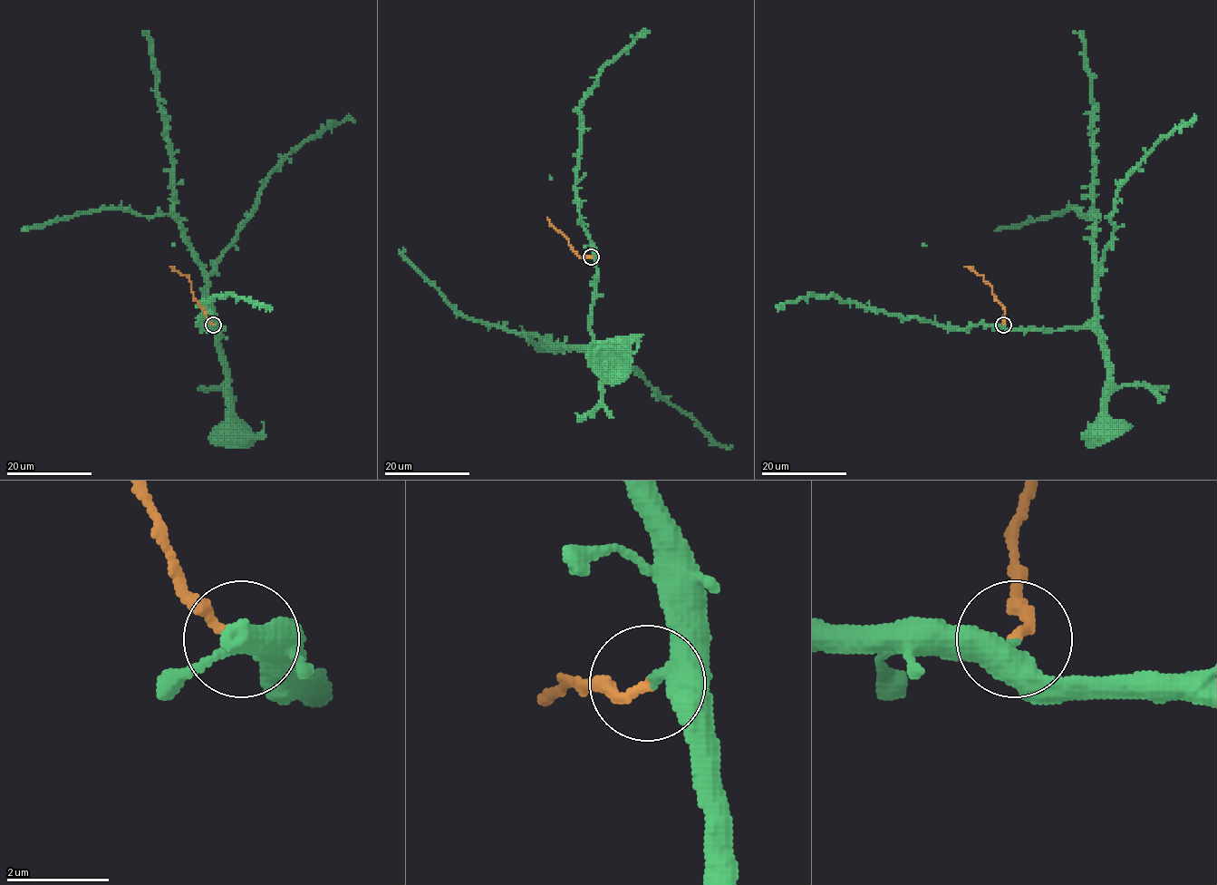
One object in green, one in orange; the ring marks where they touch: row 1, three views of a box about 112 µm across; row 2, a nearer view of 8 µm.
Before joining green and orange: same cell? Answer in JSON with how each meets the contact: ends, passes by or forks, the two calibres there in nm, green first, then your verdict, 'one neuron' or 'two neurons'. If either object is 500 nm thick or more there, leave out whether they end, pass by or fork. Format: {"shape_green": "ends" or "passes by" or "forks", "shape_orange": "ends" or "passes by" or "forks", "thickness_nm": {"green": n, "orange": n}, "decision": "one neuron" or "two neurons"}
{"shape_green": "passes by", "shape_orange": "ends", "thickness_nm": {"green": 320, "orange": 170}, "decision": "two neurons"}

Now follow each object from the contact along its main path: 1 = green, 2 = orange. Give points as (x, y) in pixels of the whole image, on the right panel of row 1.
1: (1003, 325), (1008, 329), (1064, 330), (1082, 326), (1091, 329), (1097, 335), (1107, 380), (1096, 438)
2: (1003, 325), (1004, 308), (995, 296), (991, 286), (984, 277), (965, 266)

